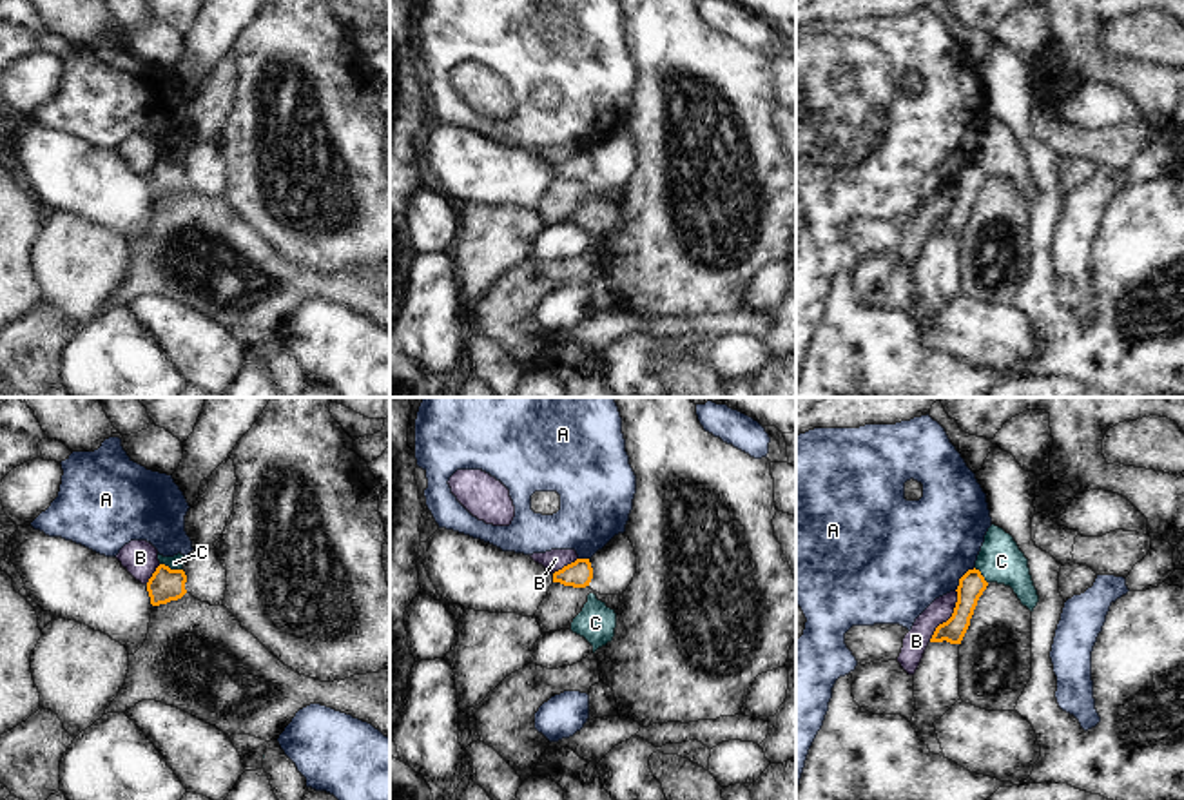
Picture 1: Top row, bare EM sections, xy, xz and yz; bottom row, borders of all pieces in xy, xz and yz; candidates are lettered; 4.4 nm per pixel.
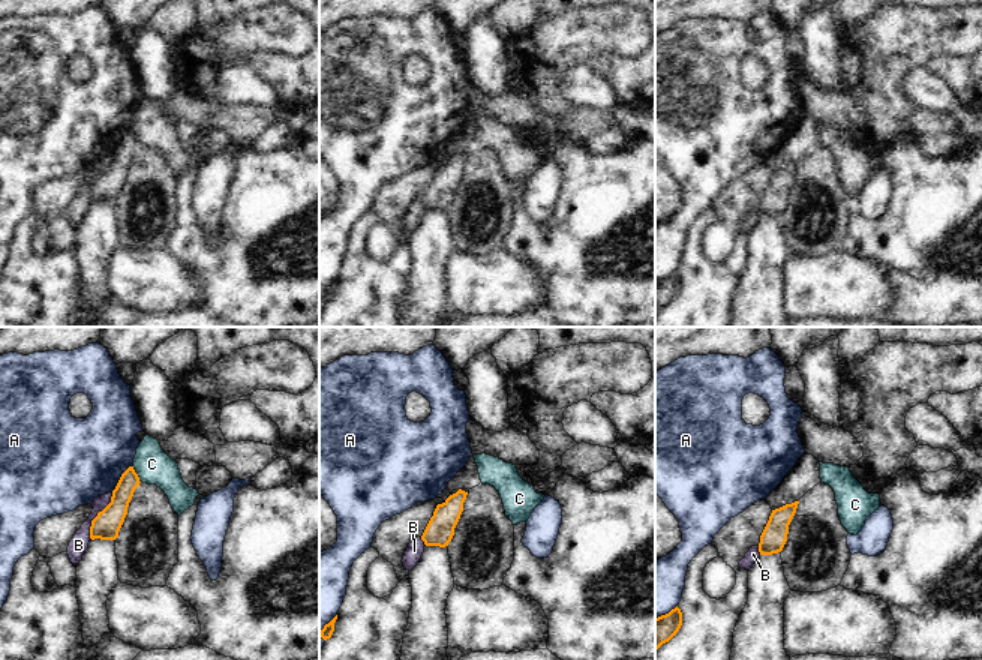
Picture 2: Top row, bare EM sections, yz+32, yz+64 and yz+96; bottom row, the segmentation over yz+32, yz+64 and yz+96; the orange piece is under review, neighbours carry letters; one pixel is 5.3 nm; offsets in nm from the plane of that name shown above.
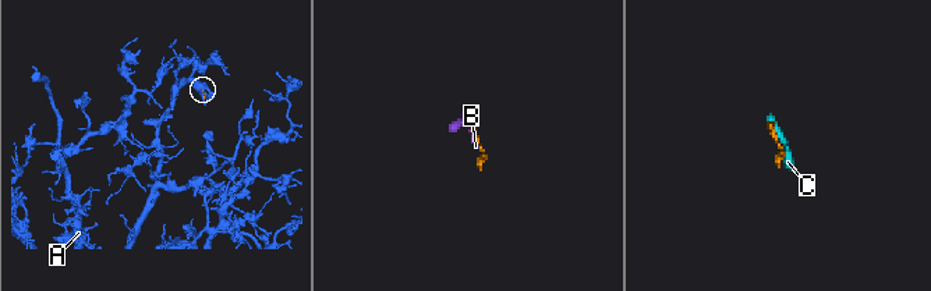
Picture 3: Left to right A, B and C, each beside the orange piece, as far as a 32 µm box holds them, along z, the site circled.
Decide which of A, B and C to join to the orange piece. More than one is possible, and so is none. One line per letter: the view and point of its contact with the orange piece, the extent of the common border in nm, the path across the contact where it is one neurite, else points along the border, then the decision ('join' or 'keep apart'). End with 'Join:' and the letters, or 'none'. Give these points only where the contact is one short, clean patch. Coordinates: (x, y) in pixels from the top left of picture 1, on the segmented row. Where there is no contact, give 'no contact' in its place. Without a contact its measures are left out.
A: yz (961, 577) | 140 nm | keep apart
B: yz (951, 617) | 260 nm | keep apart
C: xy (169, 568) | 110 nm | along xy (160, 563), (182, 570) | keep apart
Join: none

